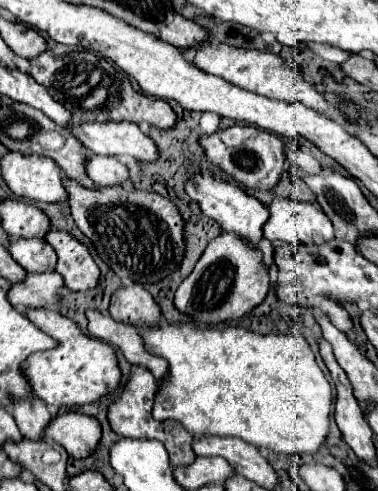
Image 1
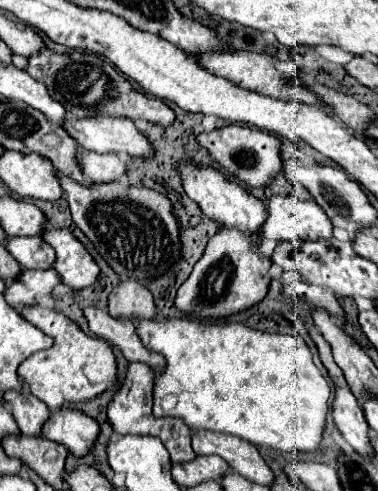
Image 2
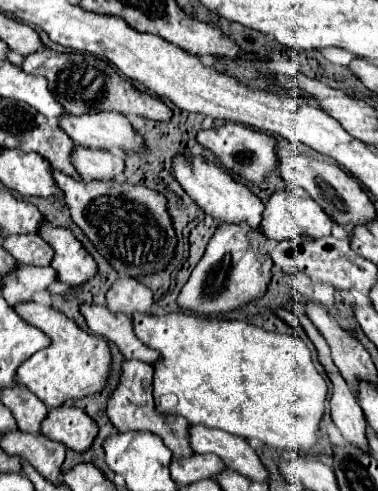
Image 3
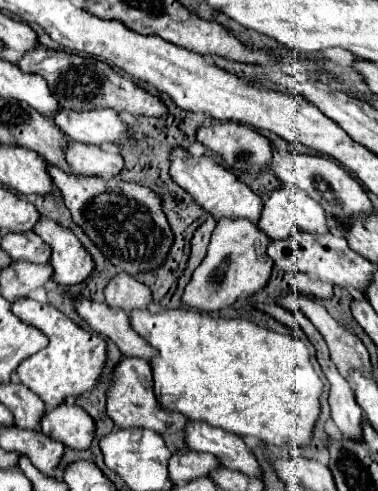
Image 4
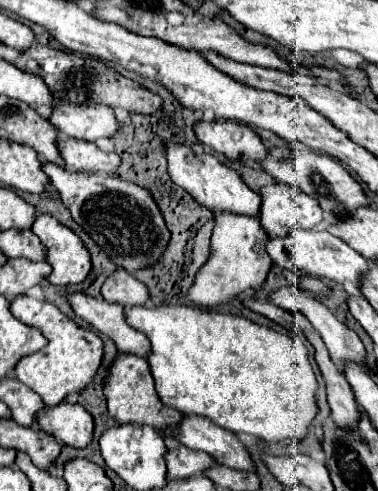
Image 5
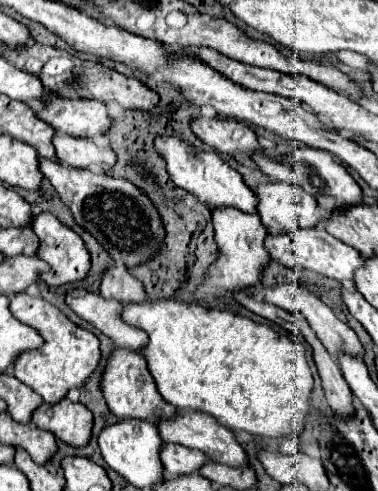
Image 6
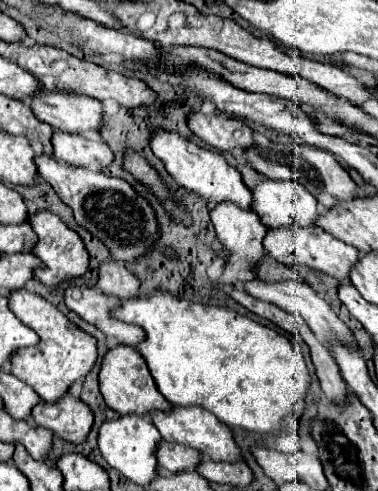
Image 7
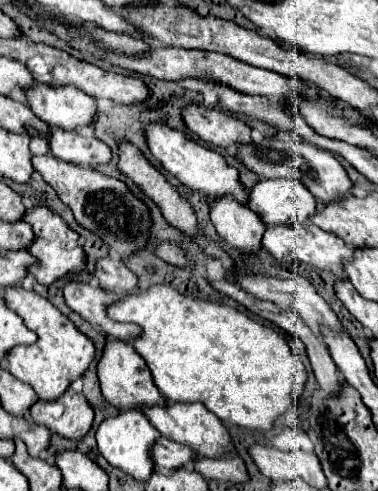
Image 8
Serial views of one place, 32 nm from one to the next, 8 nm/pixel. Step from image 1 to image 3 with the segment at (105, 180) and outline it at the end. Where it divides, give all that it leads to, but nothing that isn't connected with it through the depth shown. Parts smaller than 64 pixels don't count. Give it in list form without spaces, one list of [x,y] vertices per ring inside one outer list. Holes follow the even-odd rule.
[[[80,144],[72,150],[72,166],[84,180],[114,180],[124,172],[124,162],[120,162],[120,154],[112,154],[106,150],[84,148]]]

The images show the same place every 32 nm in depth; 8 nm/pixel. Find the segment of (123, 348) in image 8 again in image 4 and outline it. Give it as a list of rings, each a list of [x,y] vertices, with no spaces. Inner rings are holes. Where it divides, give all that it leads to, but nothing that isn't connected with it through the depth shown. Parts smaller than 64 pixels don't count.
[[[122,358],[114,368],[112,386],[106,390],[108,396],[108,416],[114,420],[118,428],[150,428],[156,430],[166,444],[174,444],[176,450],[188,450],[184,444],[184,424],[186,416],[180,412],[168,412],[156,404],[156,396],[152,392],[152,366],[142,358]]]

